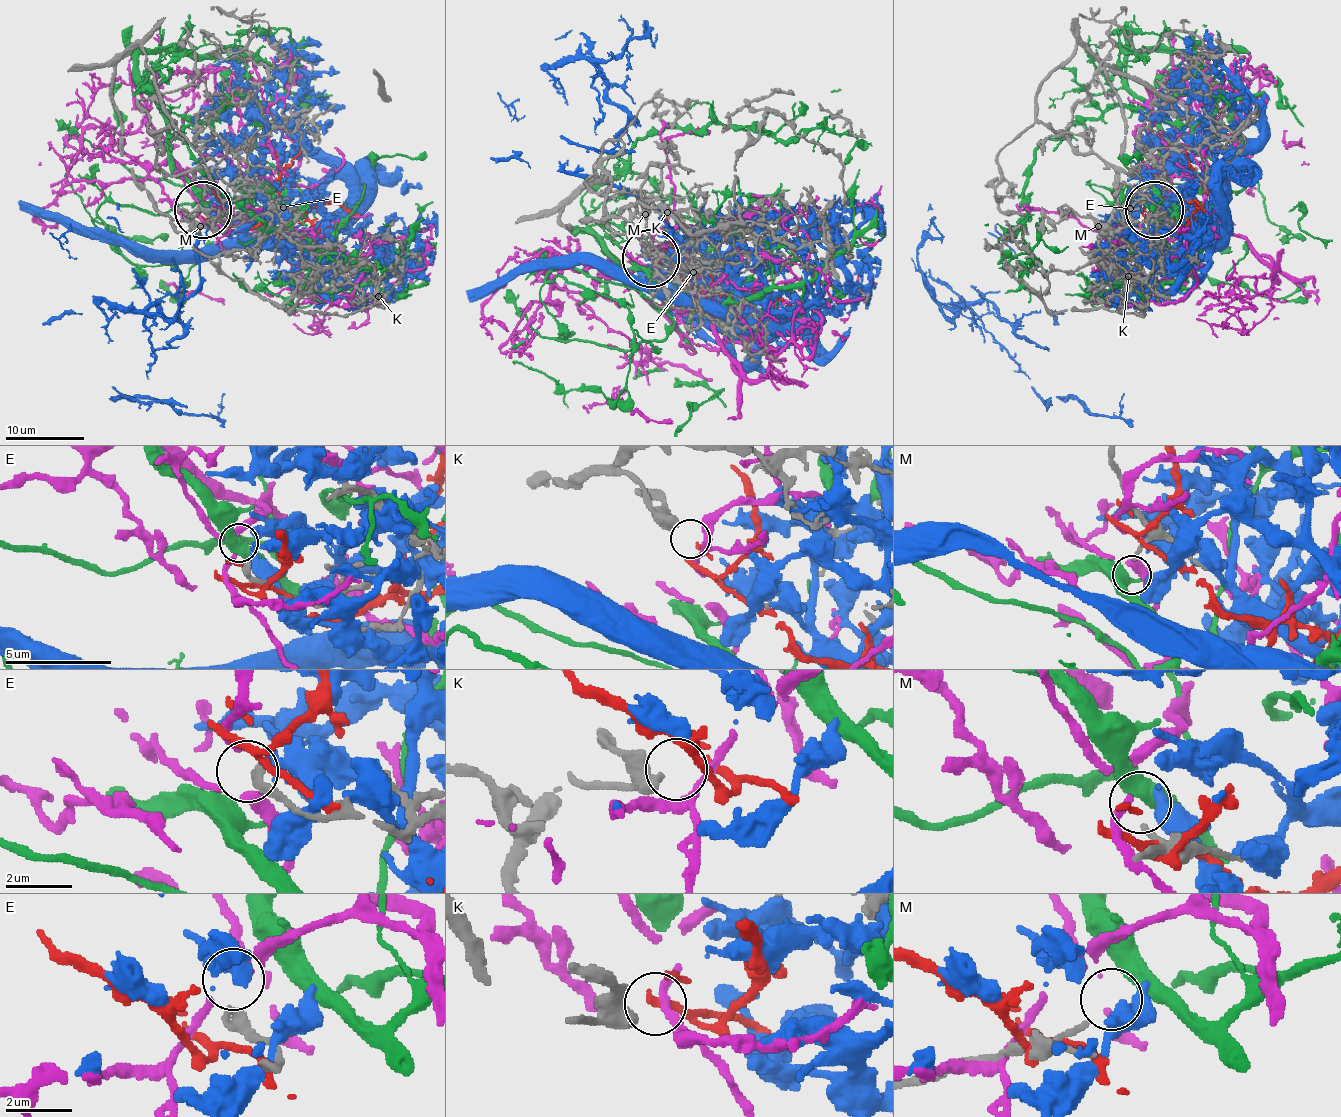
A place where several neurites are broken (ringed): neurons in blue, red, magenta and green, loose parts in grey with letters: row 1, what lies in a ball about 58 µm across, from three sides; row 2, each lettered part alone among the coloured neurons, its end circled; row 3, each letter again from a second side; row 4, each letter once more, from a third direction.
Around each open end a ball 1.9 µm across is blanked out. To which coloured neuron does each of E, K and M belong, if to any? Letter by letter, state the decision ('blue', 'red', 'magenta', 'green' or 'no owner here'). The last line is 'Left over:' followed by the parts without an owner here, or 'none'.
E: magenta
K: red
M: green
Left over: none

